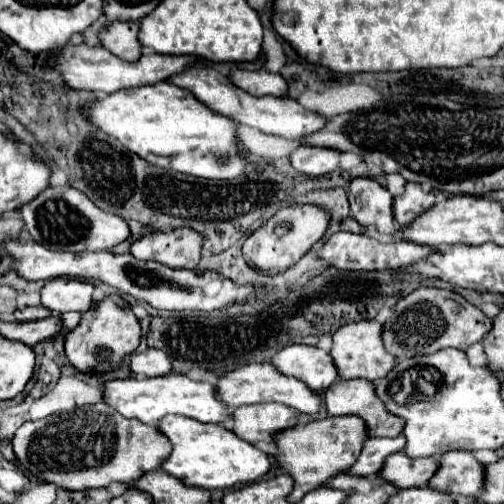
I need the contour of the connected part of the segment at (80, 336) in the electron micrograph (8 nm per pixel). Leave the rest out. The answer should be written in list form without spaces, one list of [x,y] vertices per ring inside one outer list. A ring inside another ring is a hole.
[[[108,295],[82,313],[80,323],[66,335],[66,357],[76,369],[84,373],[104,373],[116,369],[126,355],[134,353],[138,343],[140,323],[130,305],[120,295]]]

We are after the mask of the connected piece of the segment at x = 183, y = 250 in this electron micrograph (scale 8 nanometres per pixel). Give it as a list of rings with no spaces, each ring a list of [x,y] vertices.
[[[178,227],[172,231],[156,231],[132,243],[132,255],[142,261],[160,261],[168,267],[196,267],[204,237],[190,229]]]

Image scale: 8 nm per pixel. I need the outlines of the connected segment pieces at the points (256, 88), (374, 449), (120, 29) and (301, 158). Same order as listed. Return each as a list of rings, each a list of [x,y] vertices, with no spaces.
[[[232,69],[228,73],[228,79],[248,91],[250,95],[262,97],[262,95],[274,95],[274,97],[286,97],[288,95],[288,85],[282,75],[270,73],[266,69],[262,71],[244,71],[244,69]]]
[[[398,435],[394,439],[366,439],[360,457],[344,473],[358,475],[358,477],[376,475],[382,469],[386,455],[400,451],[404,447],[404,443],[406,443],[406,439],[402,439],[402,435]]]
[[[136,21],[108,23],[108,27],[100,31],[100,41],[116,57],[124,61],[138,61],[142,55],[138,31],[140,31],[140,25]]]
[[[300,145],[292,155],[290,161],[294,169],[298,169],[304,175],[328,175],[338,167],[342,151],[328,149],[328,147],[312,147],[312,145]]]

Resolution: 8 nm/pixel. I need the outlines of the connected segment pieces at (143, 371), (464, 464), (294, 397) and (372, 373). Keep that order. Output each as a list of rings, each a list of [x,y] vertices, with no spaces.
[[[146,349],[130,357],[132,377],[162,377],[172,371],[170,359],[160,349]]]
[[[466,451],[444,453],[438,459],[438,471],[428,481],[432,489],[450,495],[478,495],[482,483],[482,465]]]
[[[250,363],[250,365],[236,367],[234,371],[226,371],[220,377],[220,381],[216,383],[216,395],[230,409],[240,407],[240,405],[270,403],[270,401],[284,403],[292,409],[298,409],[300,413],[316,413],[320,407],[318,393],[310,391],[302,381],[290,379],[290,377],[274,371],[274,367],[270,367],[270,363]]]
[[[366,319],[366,321],[358,321],[358,323],[348,323],[332,335],[330,357],[342,379],[362,377],[368,381],[376,381],[382,375],[386,375],[386,371],[390,371],[390,367],[394,367],[394,357],[390,357],[390,353],[382,347],[380,333],[382,333],[382,323],[378,323],[376,319]]]

